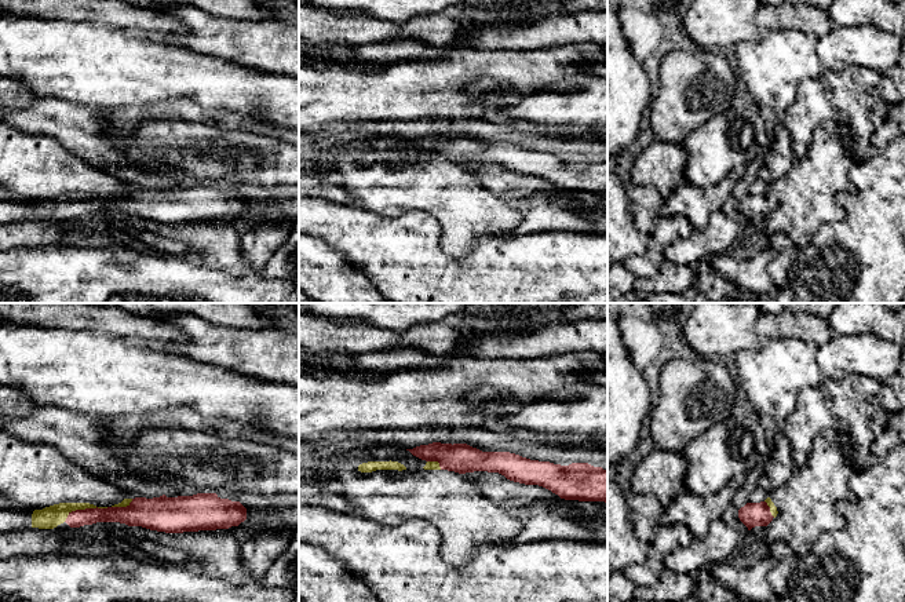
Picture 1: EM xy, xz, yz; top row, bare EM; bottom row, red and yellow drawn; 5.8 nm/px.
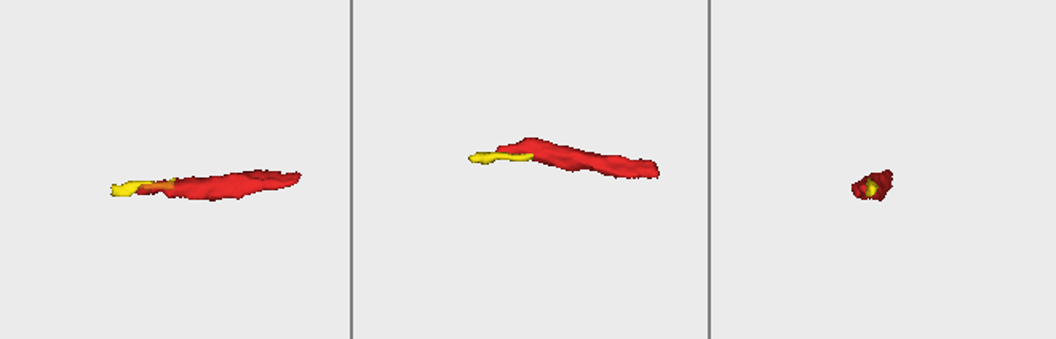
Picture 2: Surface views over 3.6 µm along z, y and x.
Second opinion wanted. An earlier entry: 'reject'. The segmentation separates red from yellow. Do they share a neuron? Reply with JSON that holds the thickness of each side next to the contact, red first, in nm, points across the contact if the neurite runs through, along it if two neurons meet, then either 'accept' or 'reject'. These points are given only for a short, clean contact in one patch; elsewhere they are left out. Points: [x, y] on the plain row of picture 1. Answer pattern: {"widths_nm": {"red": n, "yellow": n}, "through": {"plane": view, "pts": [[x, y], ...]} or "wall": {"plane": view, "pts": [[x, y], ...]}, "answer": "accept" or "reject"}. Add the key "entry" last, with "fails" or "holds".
{"widths_nm": {"red": 100, "yellow": 130}, "through": {"plane": "xy", "pts": [[127, 207], [91, 205], [86, 200], [50, 208]]}, "answer": "accept", "entry": "fails"}

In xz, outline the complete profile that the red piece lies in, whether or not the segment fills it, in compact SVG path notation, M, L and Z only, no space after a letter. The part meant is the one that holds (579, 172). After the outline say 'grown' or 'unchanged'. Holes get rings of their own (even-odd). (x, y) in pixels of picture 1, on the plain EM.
M433 134L406 142L427 153L424 161L499 164L514 174L543 178L565 191L607 194L607 163L588 154L561 157L510 143L482 143L467 135Z; grown

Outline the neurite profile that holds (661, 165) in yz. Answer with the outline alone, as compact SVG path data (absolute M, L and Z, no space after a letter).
M654 139L635 158L631 169L631 182L654 187L663 200L686 180L689 154L682 145Z

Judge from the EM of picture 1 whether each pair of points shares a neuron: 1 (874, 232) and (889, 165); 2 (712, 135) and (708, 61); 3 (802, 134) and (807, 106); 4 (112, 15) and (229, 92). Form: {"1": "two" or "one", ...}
{"1": "one", "2": "two", "3": "one", "4": "two"}

